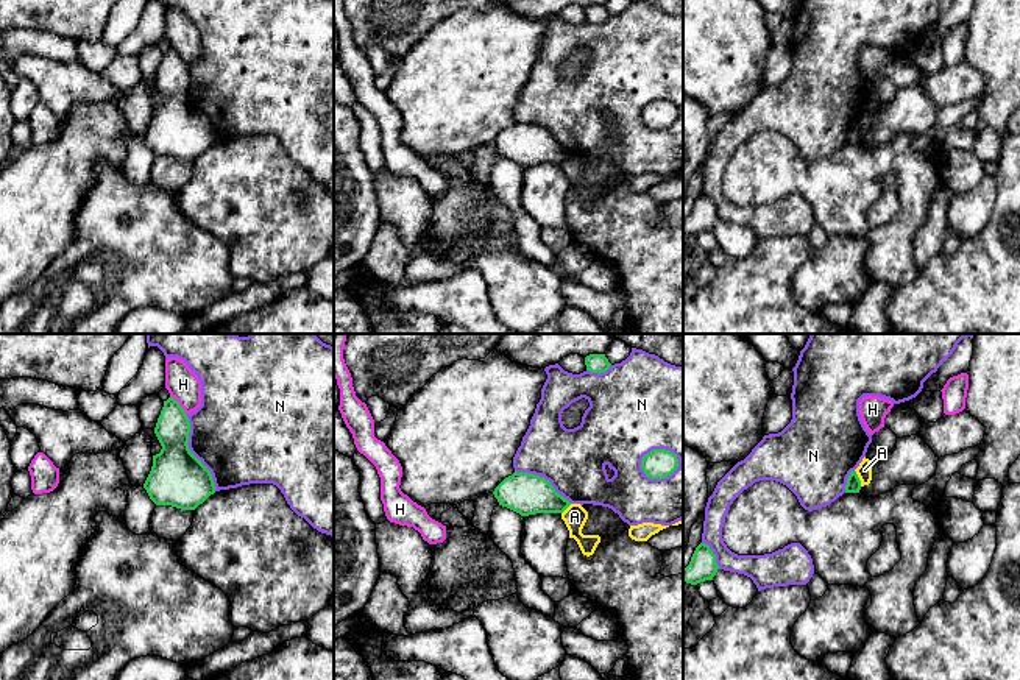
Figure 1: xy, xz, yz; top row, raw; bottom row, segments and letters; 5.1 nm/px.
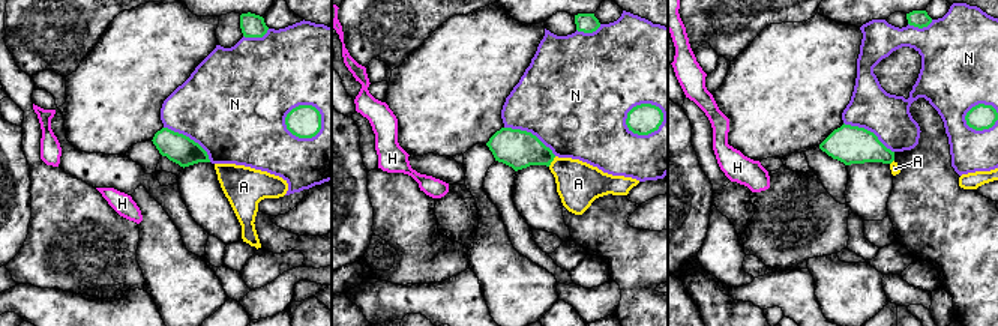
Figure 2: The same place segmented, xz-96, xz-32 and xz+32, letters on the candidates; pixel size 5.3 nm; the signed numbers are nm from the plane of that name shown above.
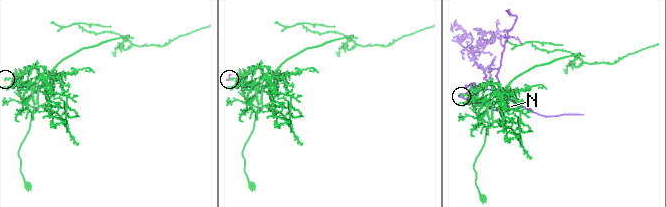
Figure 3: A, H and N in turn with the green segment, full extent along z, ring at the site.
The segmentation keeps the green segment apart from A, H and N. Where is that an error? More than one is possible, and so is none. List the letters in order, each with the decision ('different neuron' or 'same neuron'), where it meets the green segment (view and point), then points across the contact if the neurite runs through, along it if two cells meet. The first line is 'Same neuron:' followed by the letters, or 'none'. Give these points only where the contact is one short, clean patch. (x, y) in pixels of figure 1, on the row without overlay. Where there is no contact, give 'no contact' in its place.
Same neuron: none
A: different neuron | yz (858, 128) | along yz (855, 120), (861, 136)
H: different neuron | xy (180, 56) | along xy (170, 46), (186, 66)
N: different neuron | xy (191, 103)

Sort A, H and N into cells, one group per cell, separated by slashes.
A / H / N

